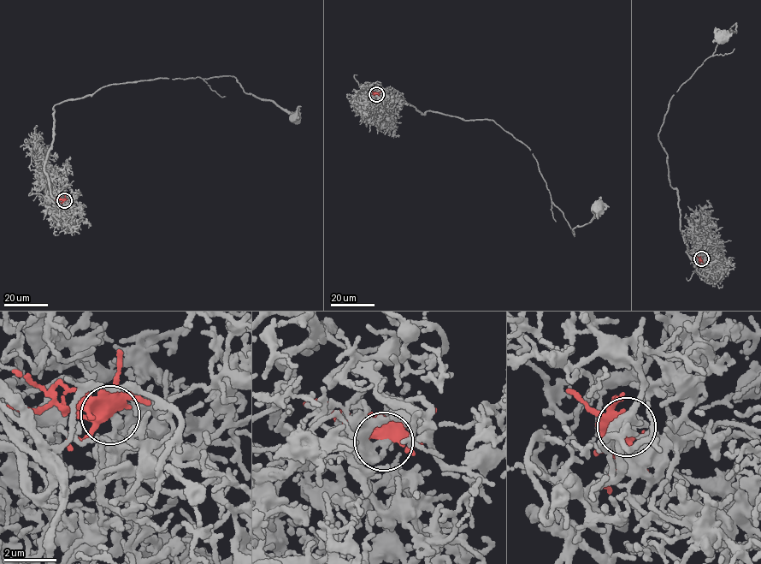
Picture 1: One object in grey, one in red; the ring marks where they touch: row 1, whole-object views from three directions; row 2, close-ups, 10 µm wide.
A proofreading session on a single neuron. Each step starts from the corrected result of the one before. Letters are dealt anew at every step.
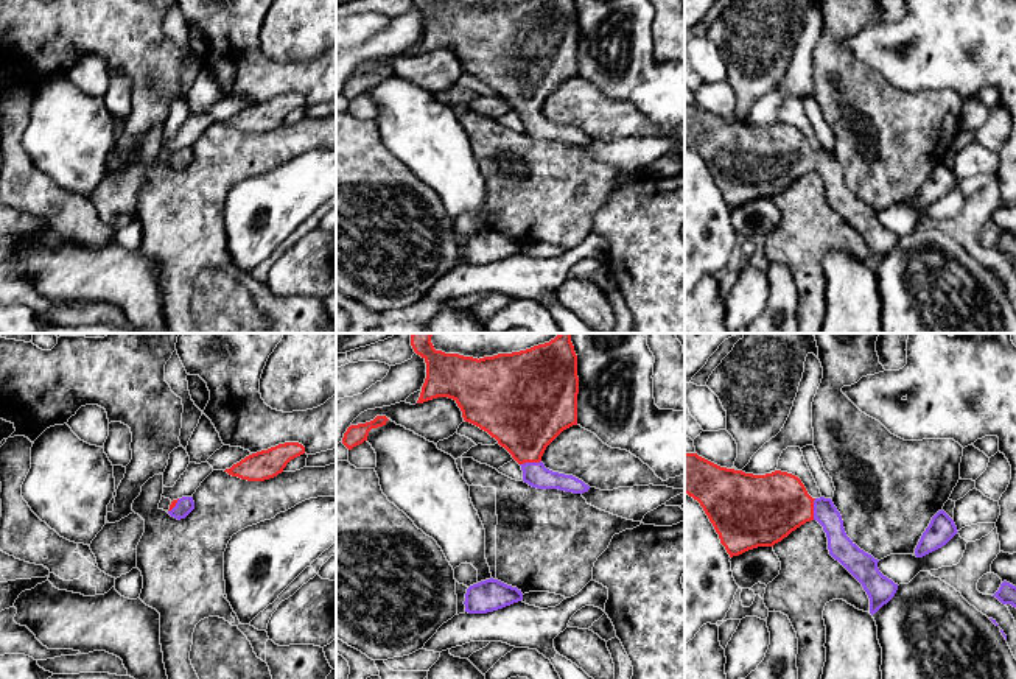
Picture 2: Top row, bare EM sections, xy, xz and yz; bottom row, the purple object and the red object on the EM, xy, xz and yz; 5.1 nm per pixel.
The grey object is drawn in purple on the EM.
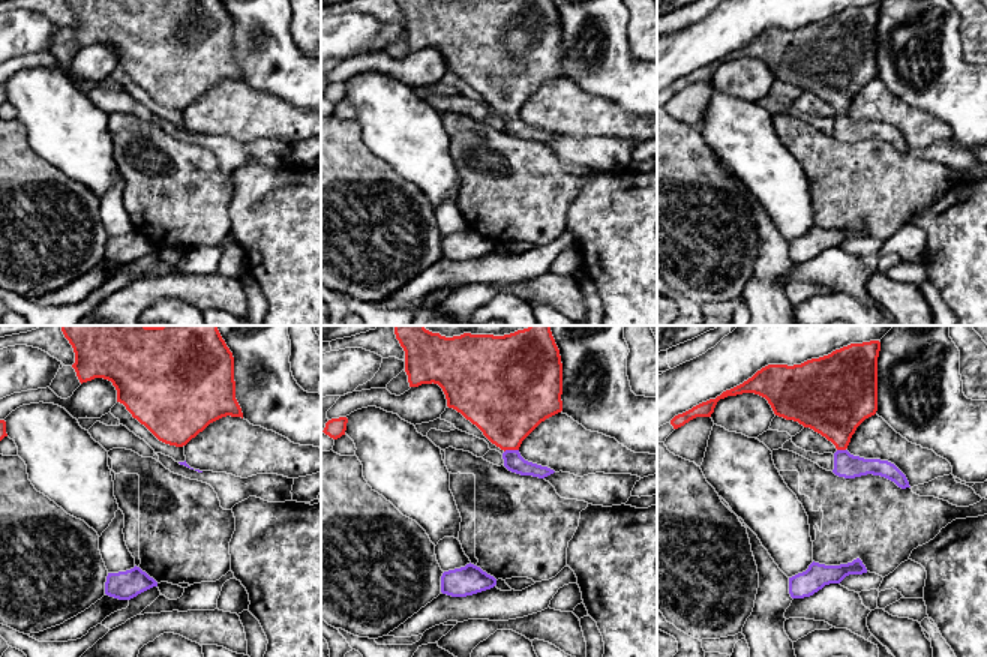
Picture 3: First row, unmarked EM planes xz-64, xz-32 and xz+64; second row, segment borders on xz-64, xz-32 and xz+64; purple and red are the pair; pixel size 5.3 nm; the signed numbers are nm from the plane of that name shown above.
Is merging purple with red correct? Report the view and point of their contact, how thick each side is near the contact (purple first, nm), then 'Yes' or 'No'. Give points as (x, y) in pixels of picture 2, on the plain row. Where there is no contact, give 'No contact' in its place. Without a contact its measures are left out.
Touches purple at xz (529, 114). Thickness 120 nm (purple) against 400 nm. Yes

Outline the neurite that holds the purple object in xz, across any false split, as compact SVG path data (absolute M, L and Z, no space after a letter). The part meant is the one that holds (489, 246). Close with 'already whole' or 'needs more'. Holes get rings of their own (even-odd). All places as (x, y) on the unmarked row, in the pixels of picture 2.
M485 230L473 235L465 245L465 263L487 265L523 251L521 241L498 230Z; already whole

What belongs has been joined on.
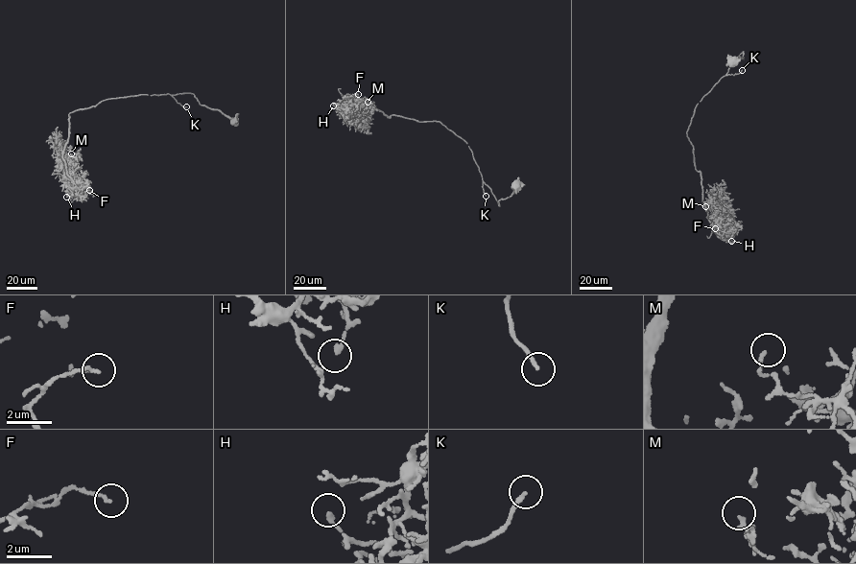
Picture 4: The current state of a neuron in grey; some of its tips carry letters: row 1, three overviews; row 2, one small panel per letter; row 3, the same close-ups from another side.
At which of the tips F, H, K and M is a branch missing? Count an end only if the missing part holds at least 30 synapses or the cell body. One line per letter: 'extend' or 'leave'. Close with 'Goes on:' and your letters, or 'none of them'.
F: leave
H: leave
K: extend
M: leave
Goes on: K

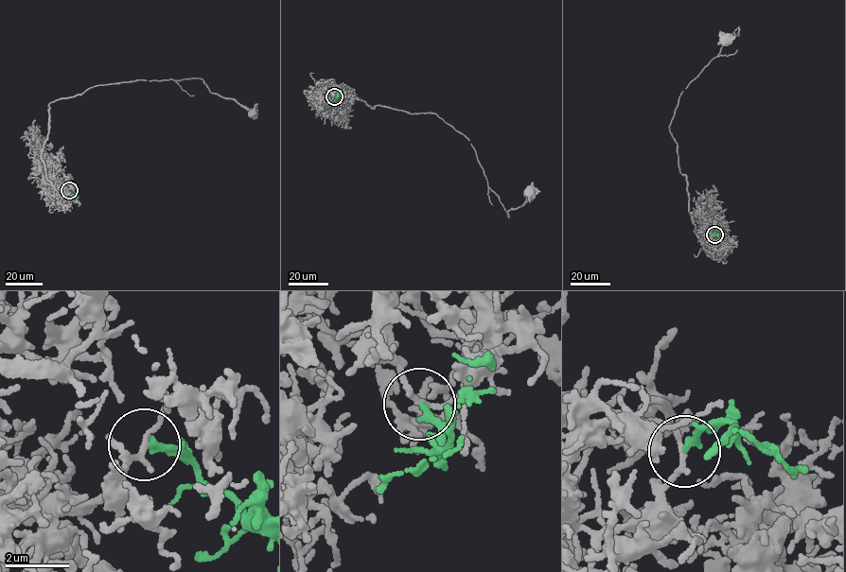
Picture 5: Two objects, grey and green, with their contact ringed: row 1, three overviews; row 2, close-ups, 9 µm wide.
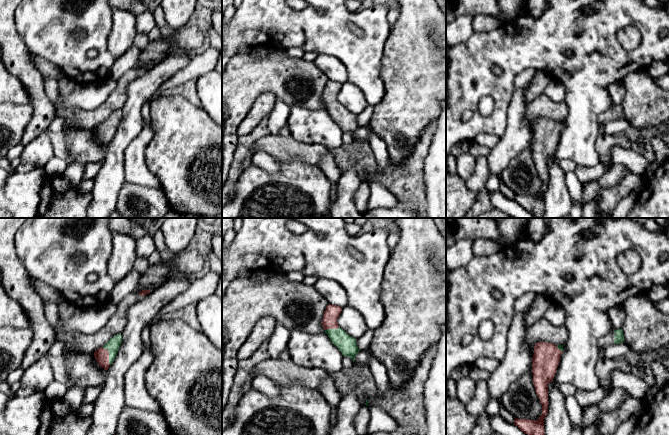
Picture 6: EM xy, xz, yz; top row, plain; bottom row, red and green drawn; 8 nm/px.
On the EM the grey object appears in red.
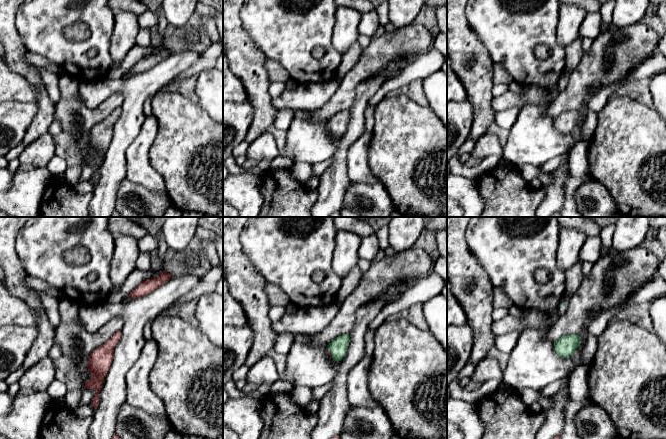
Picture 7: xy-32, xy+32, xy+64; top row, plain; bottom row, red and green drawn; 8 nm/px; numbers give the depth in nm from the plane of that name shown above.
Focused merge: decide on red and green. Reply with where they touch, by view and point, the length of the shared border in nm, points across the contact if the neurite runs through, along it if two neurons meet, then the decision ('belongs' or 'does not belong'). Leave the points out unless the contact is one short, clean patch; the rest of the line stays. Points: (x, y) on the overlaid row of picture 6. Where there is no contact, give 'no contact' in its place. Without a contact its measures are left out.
meets red in xy at (108, 355); contact 170 nm long; runs through xy (101, 355), (108, 355), (113, 344); belongs

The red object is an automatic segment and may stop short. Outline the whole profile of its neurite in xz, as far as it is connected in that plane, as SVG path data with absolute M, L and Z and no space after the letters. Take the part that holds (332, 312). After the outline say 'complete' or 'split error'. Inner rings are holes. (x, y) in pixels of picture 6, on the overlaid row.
M329 304L323 315L322 326L342 355L350 357L354 362L355 356L360 349L357 347L356 338L351 337L338 326L337 319L341 314L341 310L342 307Z; split error

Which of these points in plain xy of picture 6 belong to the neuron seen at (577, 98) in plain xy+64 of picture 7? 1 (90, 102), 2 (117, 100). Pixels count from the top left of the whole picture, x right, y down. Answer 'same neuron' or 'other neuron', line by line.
1: other neuron
2: same neuron

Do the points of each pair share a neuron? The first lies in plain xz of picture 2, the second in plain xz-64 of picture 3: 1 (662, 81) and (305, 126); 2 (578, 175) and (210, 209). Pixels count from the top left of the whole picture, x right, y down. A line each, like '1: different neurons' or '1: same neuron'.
1: different neurons
2: same neuron

